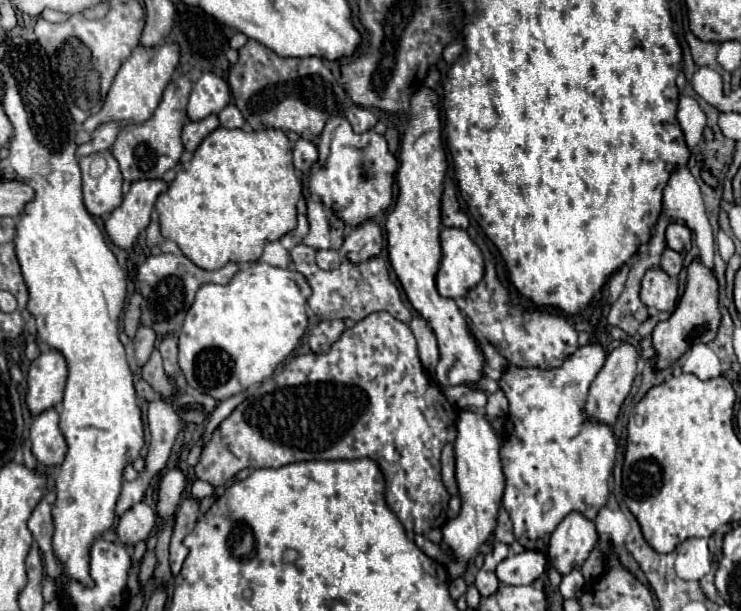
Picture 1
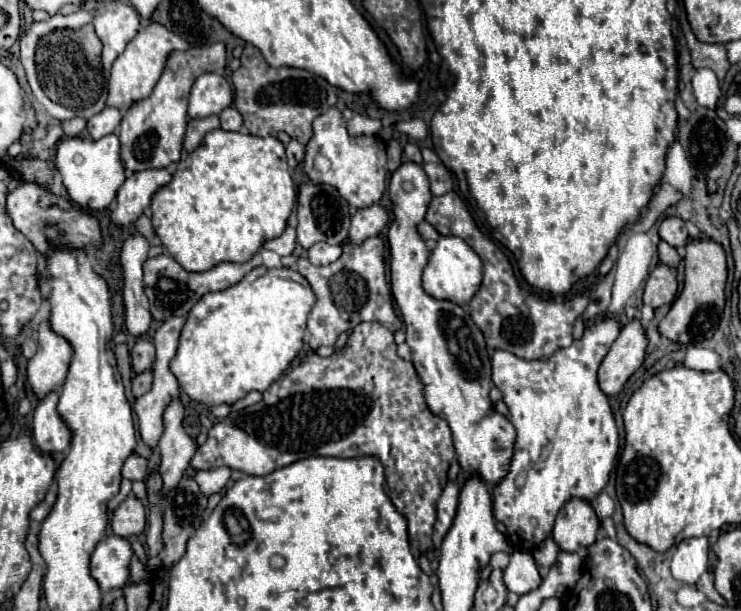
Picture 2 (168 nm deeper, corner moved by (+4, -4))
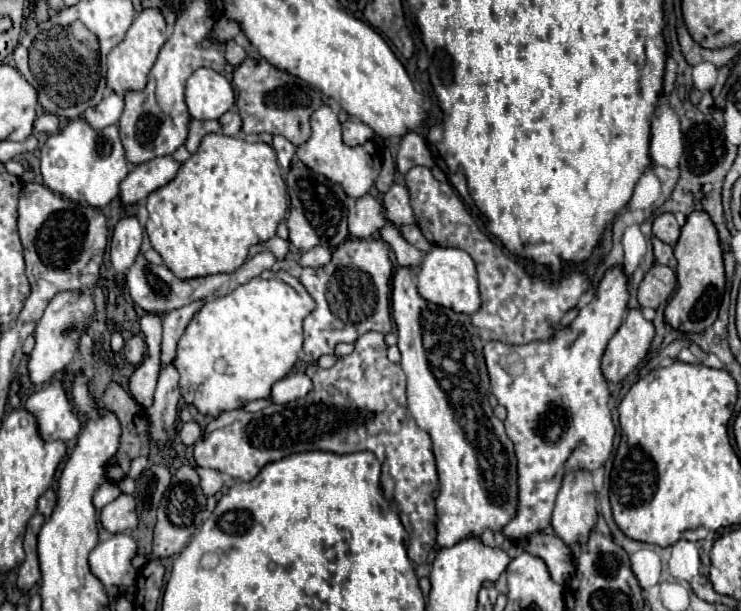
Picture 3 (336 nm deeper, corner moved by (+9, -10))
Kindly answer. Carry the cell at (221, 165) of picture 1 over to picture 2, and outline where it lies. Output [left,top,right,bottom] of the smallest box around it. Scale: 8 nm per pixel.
[151,130,297,272]

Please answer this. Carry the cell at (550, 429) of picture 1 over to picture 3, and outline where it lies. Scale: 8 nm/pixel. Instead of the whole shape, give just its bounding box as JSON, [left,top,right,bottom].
[484,268,628,542]

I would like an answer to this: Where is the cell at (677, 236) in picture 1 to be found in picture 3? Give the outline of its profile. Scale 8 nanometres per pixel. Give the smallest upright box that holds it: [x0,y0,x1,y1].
[652,214,680,246]

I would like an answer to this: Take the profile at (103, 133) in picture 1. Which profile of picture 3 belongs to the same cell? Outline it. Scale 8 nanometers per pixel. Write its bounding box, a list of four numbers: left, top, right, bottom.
[84,92,124,130]

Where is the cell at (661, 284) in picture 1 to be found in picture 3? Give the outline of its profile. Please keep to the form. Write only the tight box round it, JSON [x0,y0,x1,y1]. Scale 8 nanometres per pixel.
[638,264,676,308]

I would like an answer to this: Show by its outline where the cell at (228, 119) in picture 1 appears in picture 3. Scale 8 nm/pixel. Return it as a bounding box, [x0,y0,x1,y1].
[220,110,242,136]

